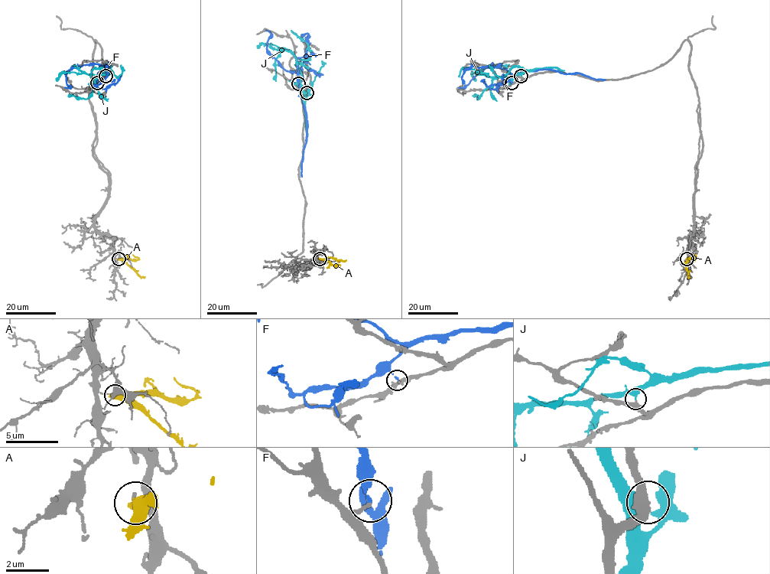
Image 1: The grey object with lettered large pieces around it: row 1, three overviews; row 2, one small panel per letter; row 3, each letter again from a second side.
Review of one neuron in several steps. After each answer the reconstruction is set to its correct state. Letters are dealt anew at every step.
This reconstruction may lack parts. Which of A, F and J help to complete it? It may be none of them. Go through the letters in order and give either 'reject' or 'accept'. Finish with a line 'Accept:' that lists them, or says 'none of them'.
A: reject
F: reject
J: reject
Accept: none of them

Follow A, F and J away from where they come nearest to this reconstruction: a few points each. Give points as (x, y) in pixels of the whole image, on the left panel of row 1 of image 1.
A: (118, 259), (122, 259), (141, 276), (144, 276)
F: (97, 83), (99, 73), (105, 69), (105, 73), (102, 74), (101, 79)
J: (105, 75), (95, 76), (109, 72), (106, 69), (94, 68), (89, 76)

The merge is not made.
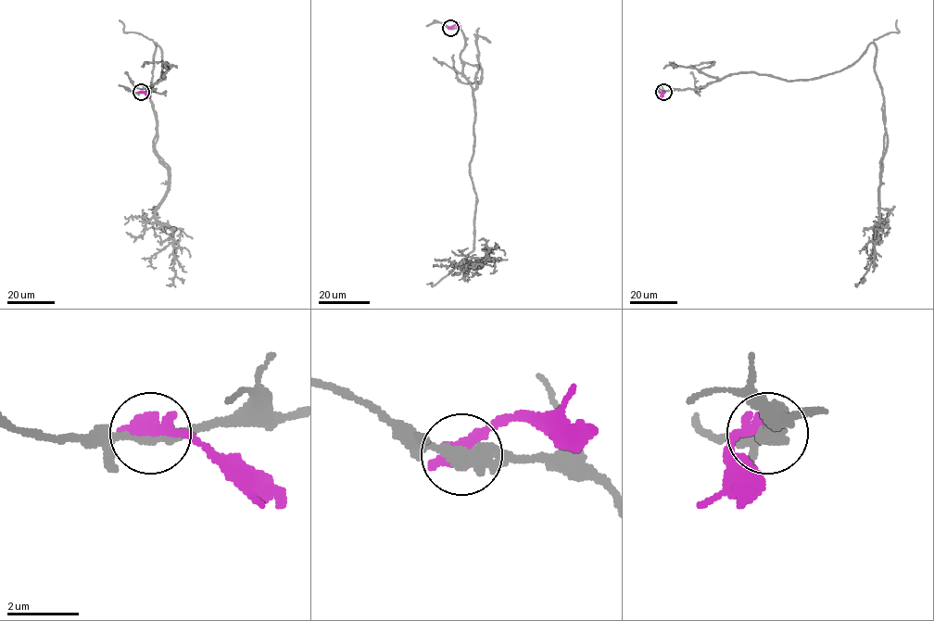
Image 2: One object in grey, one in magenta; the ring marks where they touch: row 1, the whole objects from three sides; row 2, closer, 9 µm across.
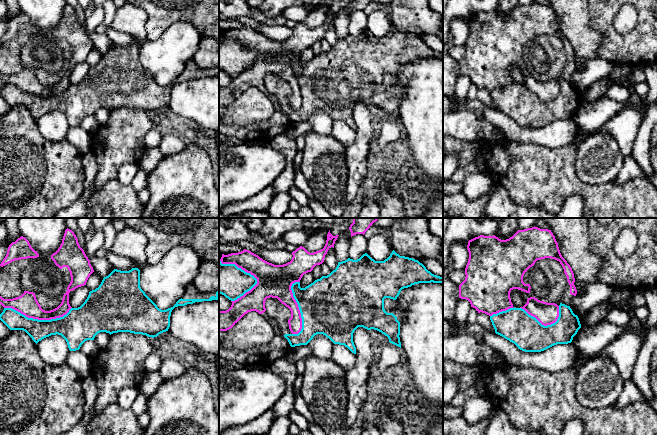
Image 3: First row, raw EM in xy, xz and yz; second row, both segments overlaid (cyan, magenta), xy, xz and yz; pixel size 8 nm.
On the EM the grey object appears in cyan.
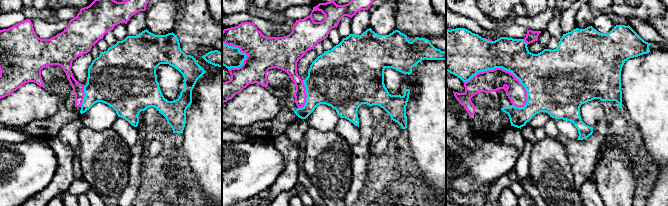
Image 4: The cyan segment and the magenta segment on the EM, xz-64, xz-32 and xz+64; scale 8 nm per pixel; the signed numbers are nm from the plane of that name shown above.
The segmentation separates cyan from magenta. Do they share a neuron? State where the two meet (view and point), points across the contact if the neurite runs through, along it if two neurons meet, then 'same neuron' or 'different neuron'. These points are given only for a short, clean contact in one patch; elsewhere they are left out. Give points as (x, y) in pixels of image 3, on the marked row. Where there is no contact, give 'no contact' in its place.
contact xy (37, 319); different neuron

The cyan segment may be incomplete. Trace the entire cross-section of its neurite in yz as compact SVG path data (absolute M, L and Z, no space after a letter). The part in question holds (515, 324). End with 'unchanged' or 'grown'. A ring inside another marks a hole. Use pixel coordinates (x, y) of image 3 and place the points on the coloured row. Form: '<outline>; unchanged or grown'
M545 258L537 260L534 266L544 273L547 280L548 294L544 298L544 302L555 303L559 306L557 321L551 325L544 326L524 309L515 307L490 316L495 333L514 343L518 349L525 352L541 352L557 344L571 343L573 337L581 328L578 316L573 313L570 306L562 304L560 301L568 282L560 262L555 259Z; grown

